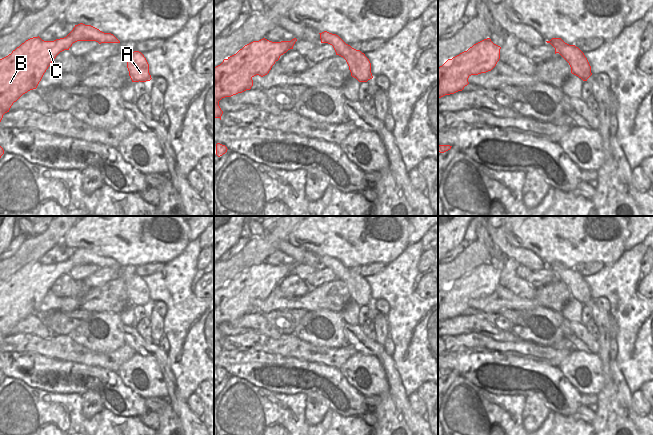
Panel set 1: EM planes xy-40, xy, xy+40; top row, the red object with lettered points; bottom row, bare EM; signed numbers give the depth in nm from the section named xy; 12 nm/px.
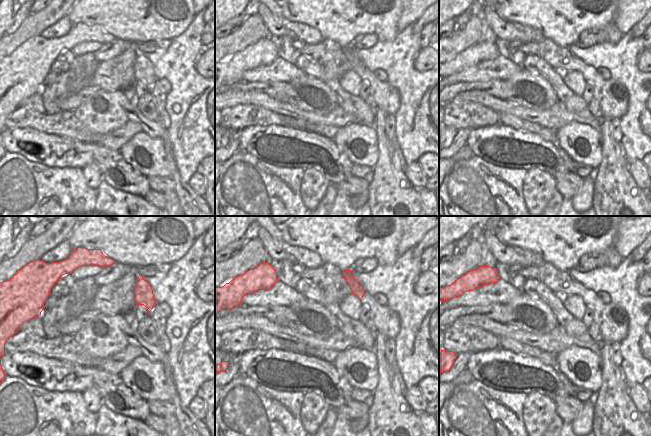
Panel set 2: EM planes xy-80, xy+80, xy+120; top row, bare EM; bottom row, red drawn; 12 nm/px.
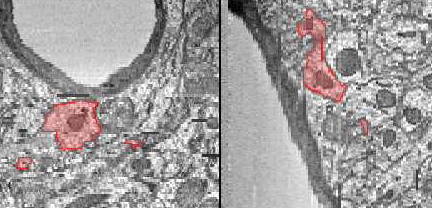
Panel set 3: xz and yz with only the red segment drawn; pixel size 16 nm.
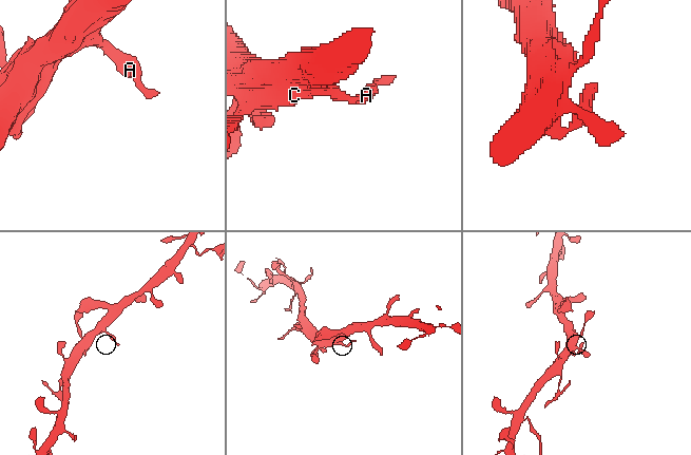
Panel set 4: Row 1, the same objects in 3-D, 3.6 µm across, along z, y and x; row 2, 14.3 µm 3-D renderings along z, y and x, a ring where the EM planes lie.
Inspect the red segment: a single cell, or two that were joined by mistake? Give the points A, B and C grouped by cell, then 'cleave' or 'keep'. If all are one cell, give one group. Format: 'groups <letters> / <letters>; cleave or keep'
groups A B C; keep

